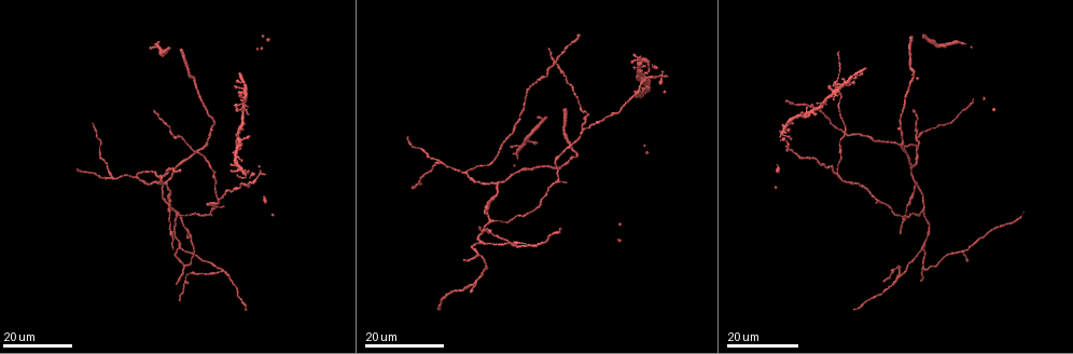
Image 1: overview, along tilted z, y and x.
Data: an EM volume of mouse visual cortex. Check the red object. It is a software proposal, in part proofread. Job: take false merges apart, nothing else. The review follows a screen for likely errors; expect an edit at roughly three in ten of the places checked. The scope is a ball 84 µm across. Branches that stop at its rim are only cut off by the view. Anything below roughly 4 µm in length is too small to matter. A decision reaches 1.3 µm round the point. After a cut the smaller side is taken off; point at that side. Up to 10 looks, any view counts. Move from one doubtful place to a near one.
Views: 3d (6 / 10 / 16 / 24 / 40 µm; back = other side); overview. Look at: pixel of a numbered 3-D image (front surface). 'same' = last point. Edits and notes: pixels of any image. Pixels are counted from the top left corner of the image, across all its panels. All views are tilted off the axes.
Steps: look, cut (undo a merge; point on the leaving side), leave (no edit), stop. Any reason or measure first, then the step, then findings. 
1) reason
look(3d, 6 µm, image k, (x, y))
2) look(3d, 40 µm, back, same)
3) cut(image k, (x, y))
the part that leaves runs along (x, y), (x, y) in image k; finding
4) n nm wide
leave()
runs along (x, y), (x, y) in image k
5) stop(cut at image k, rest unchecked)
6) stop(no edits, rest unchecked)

three-way junction
look(3d, 16 µm, image 1, (917, 147))

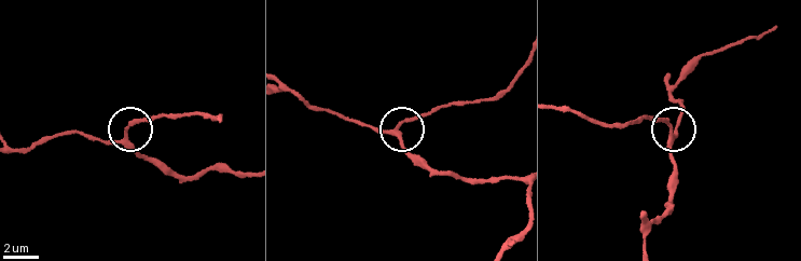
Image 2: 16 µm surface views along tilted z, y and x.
closer look
look(3d, 6 µm, image 2, (674, 136))

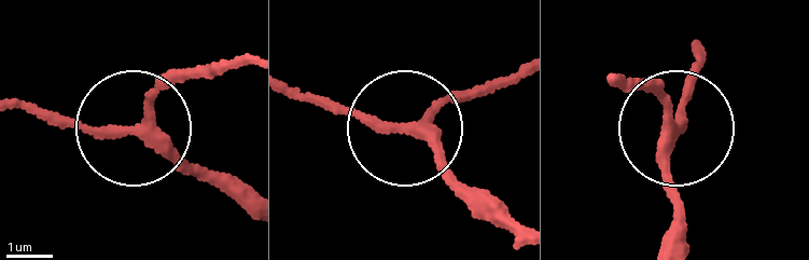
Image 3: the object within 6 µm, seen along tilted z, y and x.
side arm 30 µm; 3 arms
leave()
continuous, no second neuron

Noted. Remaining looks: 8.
three-way junction
look(3d, 16 µm, image 1, (914, 185))

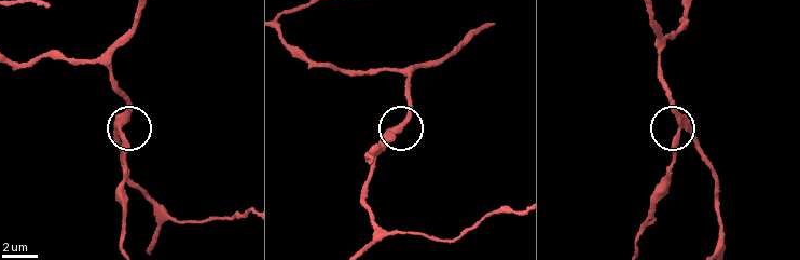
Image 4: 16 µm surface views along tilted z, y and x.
look(3d, 6 µm, image 4, (121, 124))

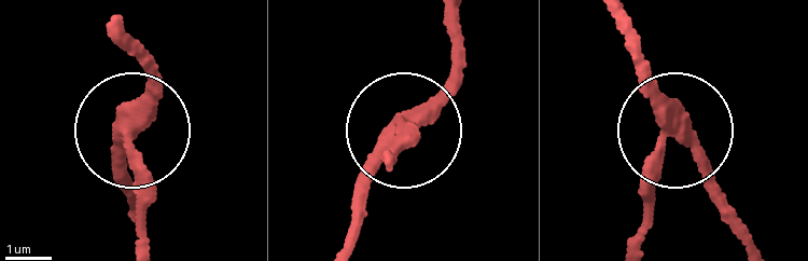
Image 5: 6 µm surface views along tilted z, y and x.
cut(image 5, (155, 183))
the part that leaves runs along (131, 120), (140, 245) in image 5; a second neuron is stuck on

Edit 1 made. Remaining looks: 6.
arms part here
look(3d, 24 µm, image 1, (492, 182))

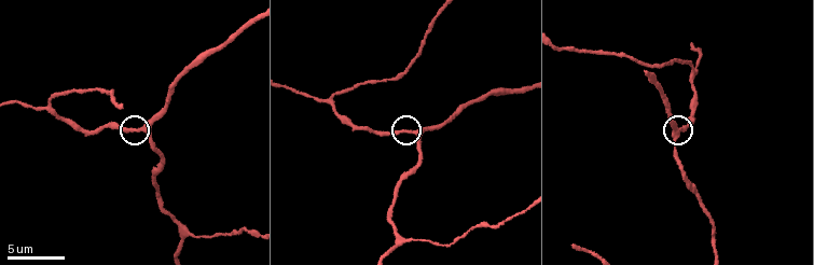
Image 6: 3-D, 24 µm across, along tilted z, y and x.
closer look
look(3d, 10 µm, image 6, (678, 130))

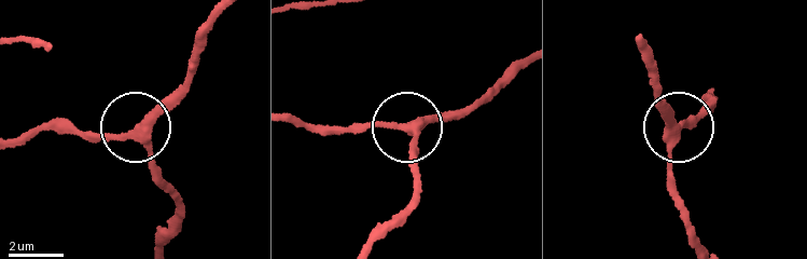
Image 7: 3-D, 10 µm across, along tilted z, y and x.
300 nm wide
leave()
runs along (167, 243), (174, 190), (153, 172), (140, 136), (52, 125) in image 7; continuous, no second neuron

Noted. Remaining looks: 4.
look(3d, 16 µm, image 1, (865, 190))

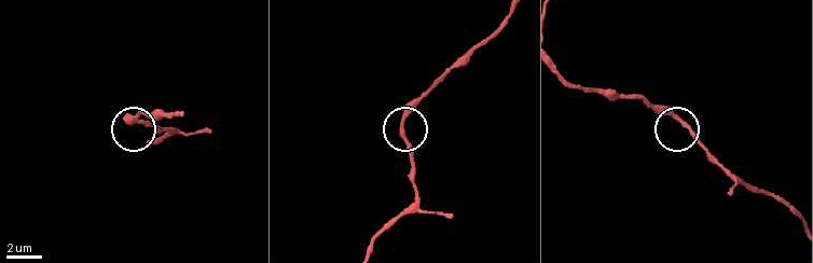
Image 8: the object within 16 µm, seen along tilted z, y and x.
closer look
look(3d, 10 µm, image 8, (677, 119))

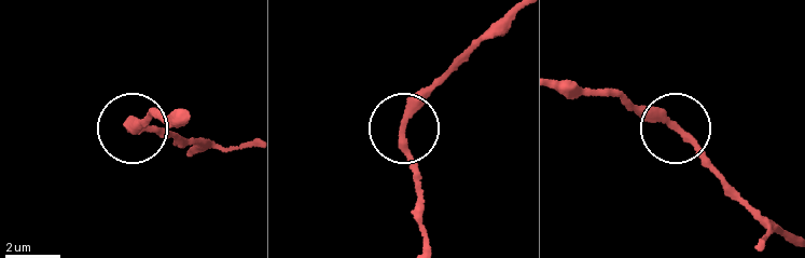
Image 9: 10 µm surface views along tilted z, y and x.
250 nm wide
leave()
runs along (671, 131), (653, 113), (605, 92) in image 9; continuous, no second neuron

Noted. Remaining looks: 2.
three arms meet
look(3d, 24 µm, image 1, (113, 177))

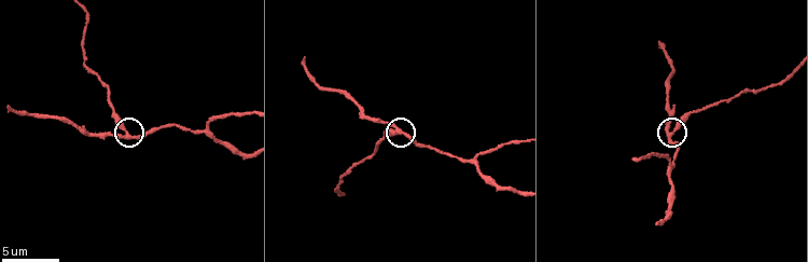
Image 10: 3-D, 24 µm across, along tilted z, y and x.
look(3d, 6 µm, image 10, (396, 130))

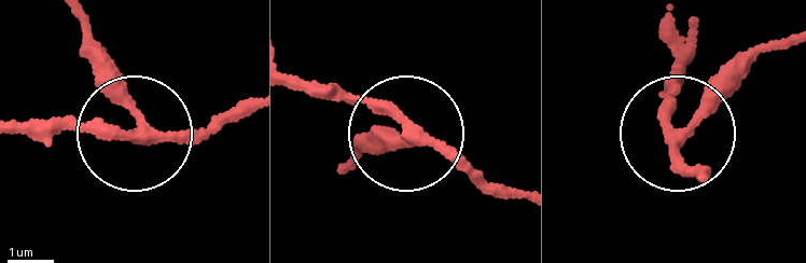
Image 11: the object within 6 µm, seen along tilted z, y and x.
260 nm wide
leave()
runs along (518, 194), (307, 90) in image 11; continuous, no second neuron

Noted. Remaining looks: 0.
stop(cut at image 5, rest unchecked)

